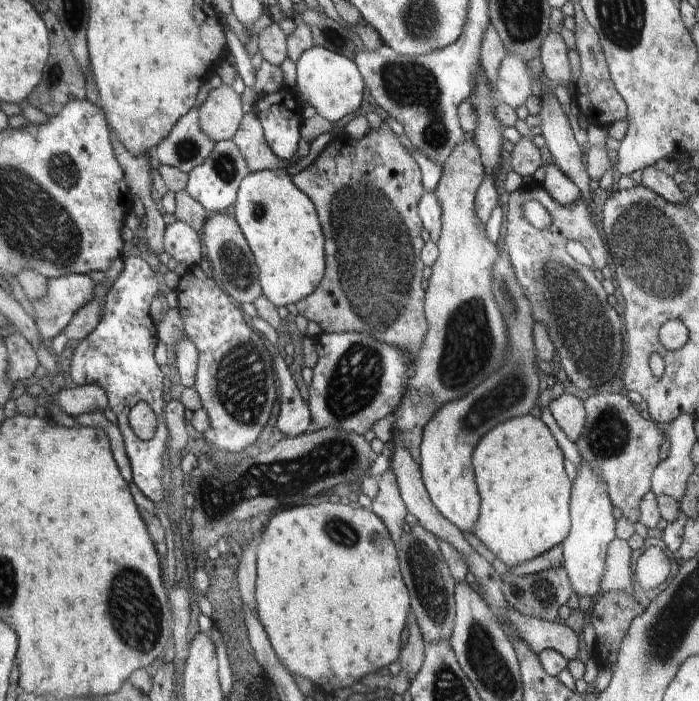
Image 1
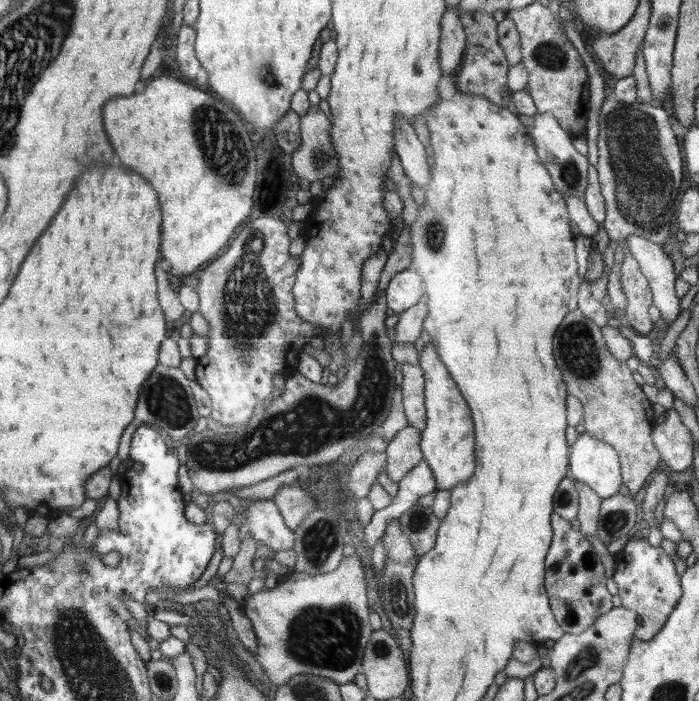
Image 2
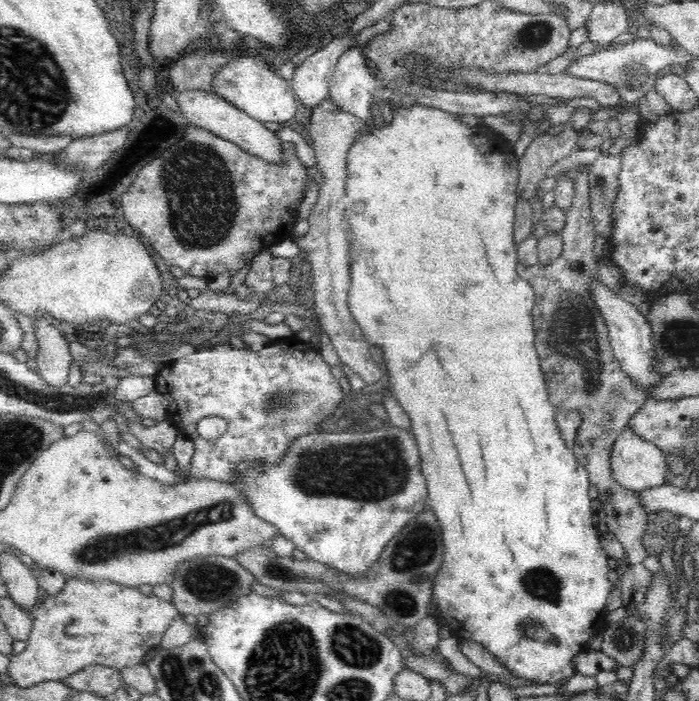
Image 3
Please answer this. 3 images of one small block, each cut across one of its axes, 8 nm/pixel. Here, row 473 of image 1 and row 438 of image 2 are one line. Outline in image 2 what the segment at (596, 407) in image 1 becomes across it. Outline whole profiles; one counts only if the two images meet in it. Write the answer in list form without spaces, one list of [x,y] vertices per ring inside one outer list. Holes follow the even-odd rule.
[[[579,309],[571,311],[558,326],[552,346],[554,346],[554,362],[562,374],[568,395],[575,396],[582,404],[582,423],[586,428],[585,432],[614,448],[613,450],[619,457],[624,486],[628,488],[630,496],[633,497],[642,486],[646,486],[649,477],[656,470],[662,468],[661,457],[654,447],[651,435],[651,431],[656,425],[653,404],[646,398],[641,386],[636,384],[630,367],[610,354],[601,328],[590,318],[586,318]]]

